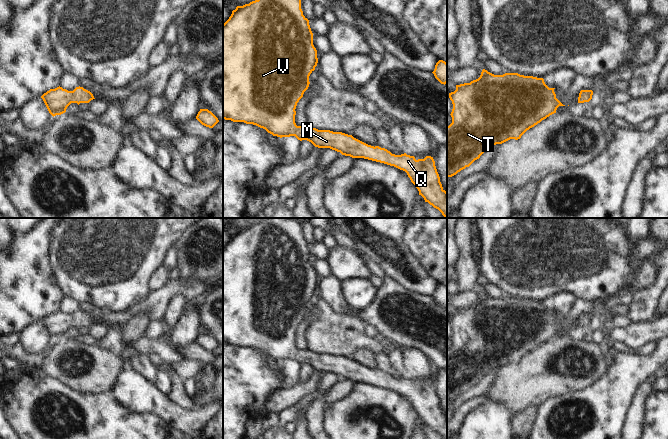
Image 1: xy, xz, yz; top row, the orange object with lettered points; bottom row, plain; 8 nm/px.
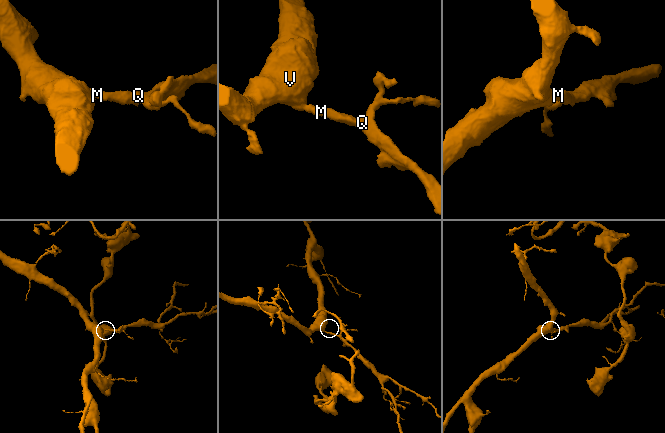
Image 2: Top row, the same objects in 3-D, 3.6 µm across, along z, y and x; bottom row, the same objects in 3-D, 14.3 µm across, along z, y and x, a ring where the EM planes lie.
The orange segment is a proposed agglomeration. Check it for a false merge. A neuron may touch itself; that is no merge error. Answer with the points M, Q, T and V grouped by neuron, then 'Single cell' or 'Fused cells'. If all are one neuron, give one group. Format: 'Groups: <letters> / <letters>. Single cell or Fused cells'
Groups: M Q T V. Single cell

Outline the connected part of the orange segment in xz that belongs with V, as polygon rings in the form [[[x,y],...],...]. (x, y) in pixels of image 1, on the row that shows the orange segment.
[[[255,0],[249,4],[237,6],[223,24],[223,119],[253,124],[280,138],[295,136],[300,141],[311,142],[315,147],[330,148],[352,158],[364,158],[394,166],[405,171],[425,202],[438,209],[447,218],[447,192],[442,187],[433,157],[426,156],[424,159],[416,160],[414,156],[406,153],[395,155],[385,148],[368,145],[342,132],[296,125],[297,103],[308,89],[309,76],[315,70],[317,63],[313,33],[309,20],[303,15],[301,0]]]

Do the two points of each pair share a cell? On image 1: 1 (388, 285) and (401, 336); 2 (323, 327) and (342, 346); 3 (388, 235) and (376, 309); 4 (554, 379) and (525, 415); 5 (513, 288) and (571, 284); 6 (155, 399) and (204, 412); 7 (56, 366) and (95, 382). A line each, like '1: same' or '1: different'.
1: same
2: same
3: different
4: different
5: same
6: same
7: same

